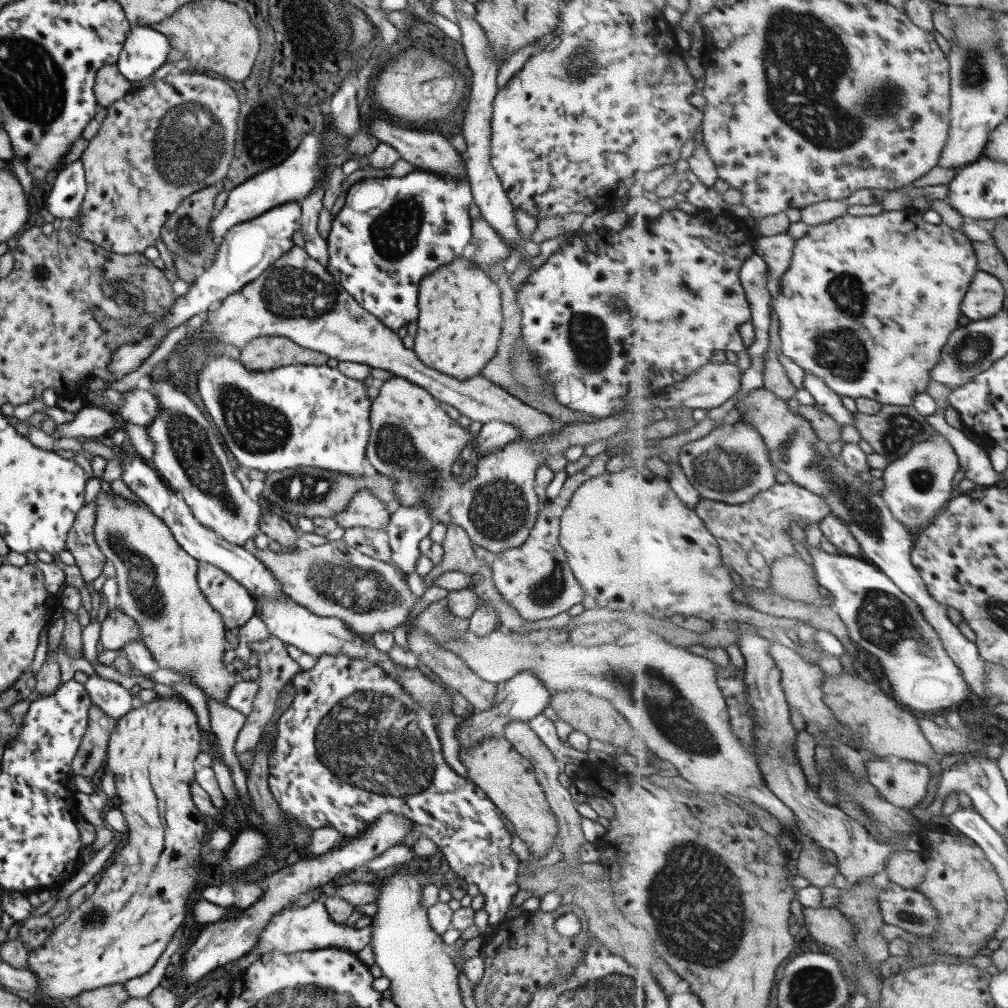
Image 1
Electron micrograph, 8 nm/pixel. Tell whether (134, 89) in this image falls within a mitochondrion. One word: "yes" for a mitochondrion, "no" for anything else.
no

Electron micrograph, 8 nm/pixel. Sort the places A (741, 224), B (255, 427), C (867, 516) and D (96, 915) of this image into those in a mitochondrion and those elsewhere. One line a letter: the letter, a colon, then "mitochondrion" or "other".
A: other
B: mitochondrion
C: mitochondrion
D: mitochondrion

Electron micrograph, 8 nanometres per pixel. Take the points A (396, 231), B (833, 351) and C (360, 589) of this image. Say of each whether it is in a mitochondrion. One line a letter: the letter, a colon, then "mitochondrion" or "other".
A: mitochondrion
B: mitochondrion
C: mitochondrion

